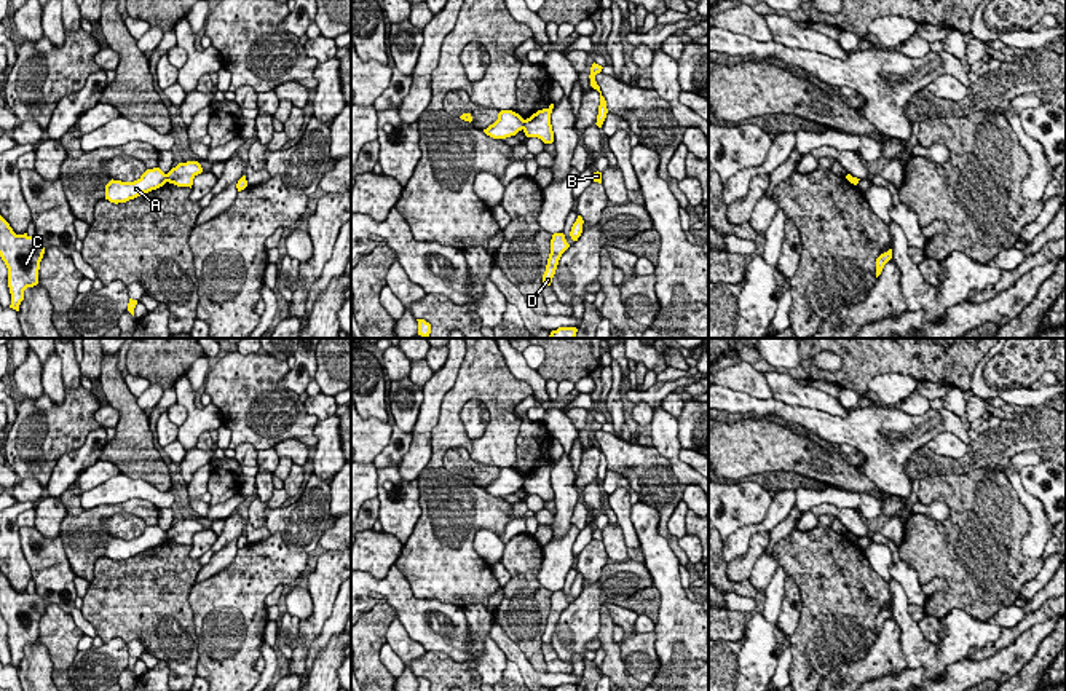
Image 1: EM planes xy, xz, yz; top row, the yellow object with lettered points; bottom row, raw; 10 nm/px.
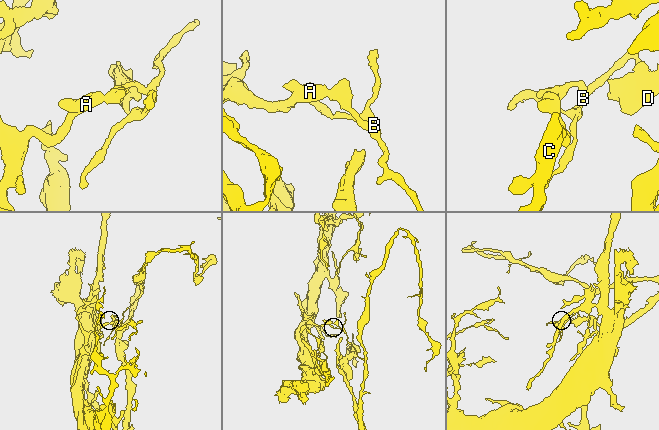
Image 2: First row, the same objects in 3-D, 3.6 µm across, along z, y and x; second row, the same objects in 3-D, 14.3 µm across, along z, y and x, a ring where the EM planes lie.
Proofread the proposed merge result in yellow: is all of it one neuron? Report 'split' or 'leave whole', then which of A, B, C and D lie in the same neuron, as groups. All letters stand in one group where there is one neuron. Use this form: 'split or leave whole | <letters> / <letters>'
split | A C D / B

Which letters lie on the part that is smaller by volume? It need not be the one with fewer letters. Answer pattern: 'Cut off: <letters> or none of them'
Cut off: B

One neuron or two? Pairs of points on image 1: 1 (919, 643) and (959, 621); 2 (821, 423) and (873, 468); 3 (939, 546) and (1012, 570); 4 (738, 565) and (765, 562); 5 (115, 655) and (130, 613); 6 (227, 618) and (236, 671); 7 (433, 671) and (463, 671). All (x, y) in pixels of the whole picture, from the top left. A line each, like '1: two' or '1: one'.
1: one
2: one
3: one
4: two
5: two
6: one
7: one

